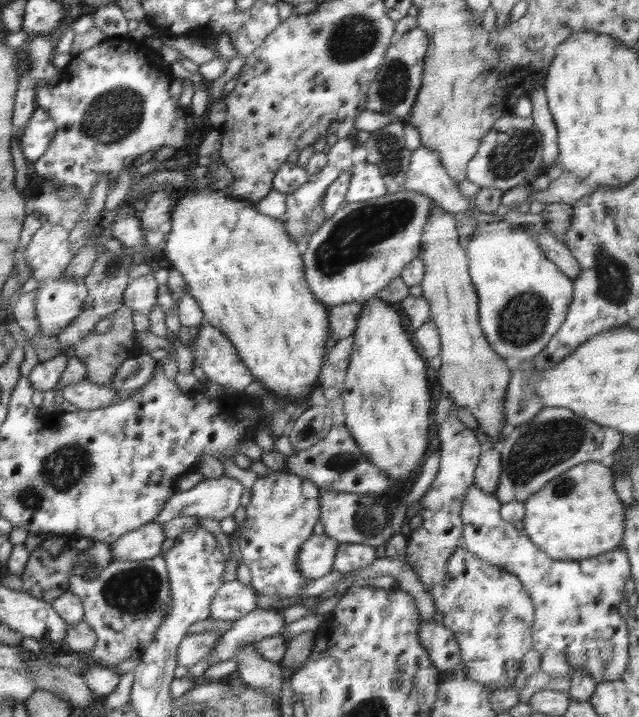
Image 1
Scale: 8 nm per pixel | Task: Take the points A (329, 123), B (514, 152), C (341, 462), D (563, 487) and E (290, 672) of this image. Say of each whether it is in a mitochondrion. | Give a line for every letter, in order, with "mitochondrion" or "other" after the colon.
A: other
B: mitochondrion
C: mitochondrion
D: mitochondrion
E: other

